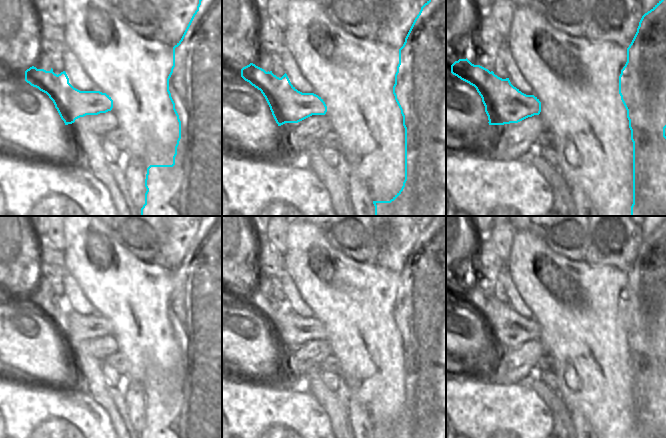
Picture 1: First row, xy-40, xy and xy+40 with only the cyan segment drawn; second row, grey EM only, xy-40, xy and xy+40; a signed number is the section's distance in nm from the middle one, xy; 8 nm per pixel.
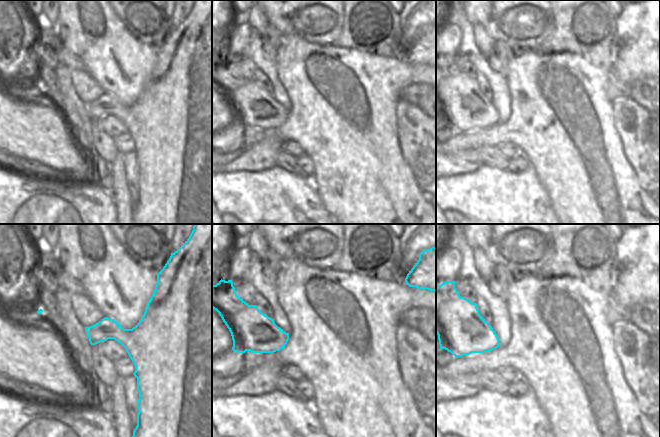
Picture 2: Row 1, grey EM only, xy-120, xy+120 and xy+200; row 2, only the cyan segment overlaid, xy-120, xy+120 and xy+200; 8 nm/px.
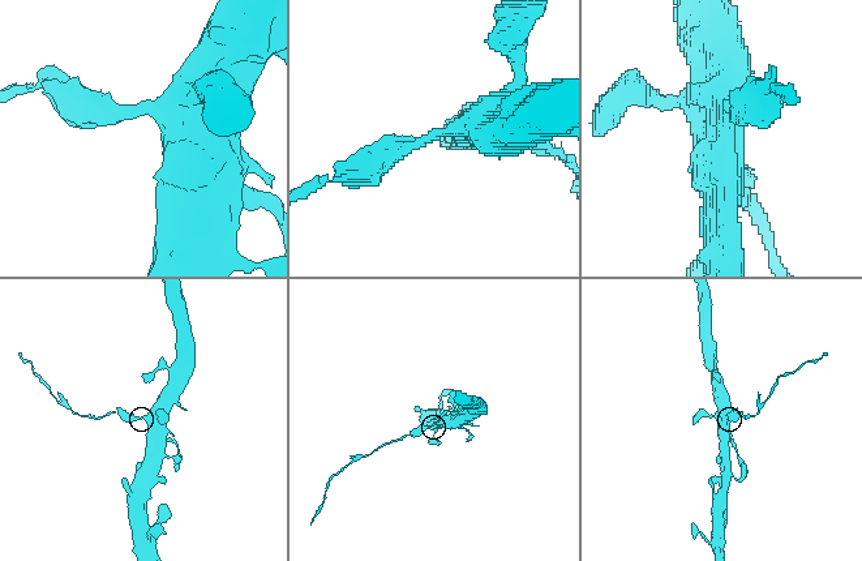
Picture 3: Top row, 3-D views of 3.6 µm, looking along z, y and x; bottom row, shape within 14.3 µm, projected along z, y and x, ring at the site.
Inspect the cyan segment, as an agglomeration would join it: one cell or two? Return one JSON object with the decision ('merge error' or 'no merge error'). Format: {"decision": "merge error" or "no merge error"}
{"decision": "merge error"}

